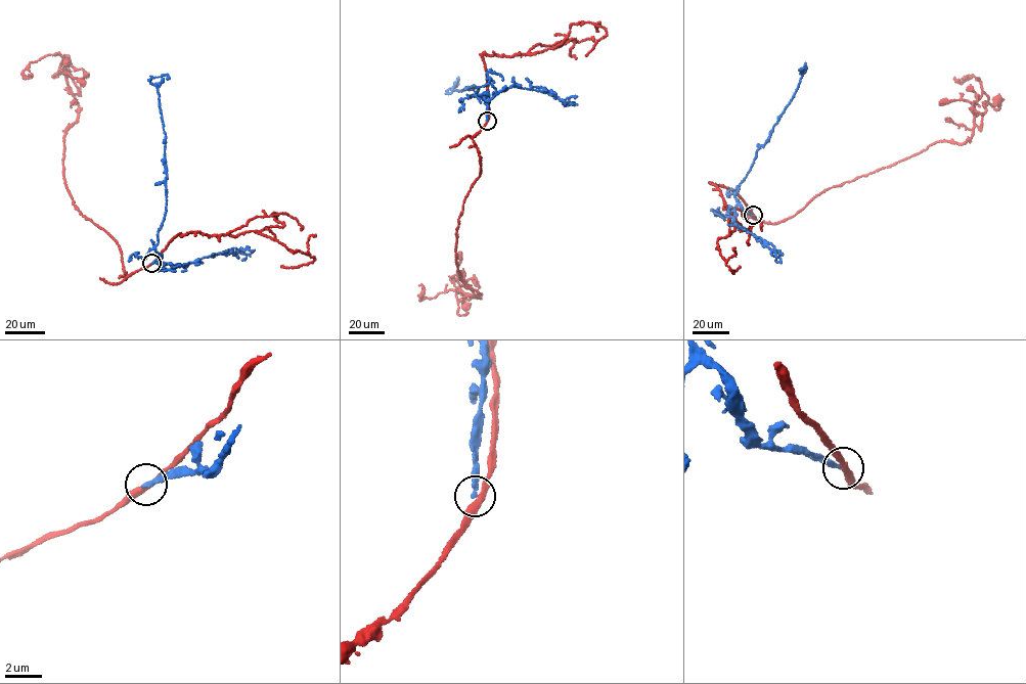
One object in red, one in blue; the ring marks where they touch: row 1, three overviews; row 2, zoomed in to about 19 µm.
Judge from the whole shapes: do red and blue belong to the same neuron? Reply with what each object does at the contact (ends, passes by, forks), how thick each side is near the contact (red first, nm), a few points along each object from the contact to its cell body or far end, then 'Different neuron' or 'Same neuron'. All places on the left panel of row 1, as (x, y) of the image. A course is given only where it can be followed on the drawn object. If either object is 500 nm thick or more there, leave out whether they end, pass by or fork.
At the ring red passes by. At the ring blue ends. Thickness 320 nm (red) against 240 nm. Course of red: (151, 263), (125, 278), (118, 243), (72, 202), (63, 138), (78, 105), (63, 60), (52, 77), (65, 61). Course of blue: (151, 263), (161, 258), (154, 248), (166, 211), (167, 176), (159, 93), (149, 80), (167, 75), (170, 78). Different neuron

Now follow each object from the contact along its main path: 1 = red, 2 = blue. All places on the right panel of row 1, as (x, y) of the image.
1: (753, 215), (776, 224), (827, 189), (940, 140), (963, 143), (979, 96), (996, 109), (997, 100)
2: (753, 215), (745, 213), (734, 194), (749, 171), (756, 151), (769, 137), (796, 91), (805, 65), (798, 70)

